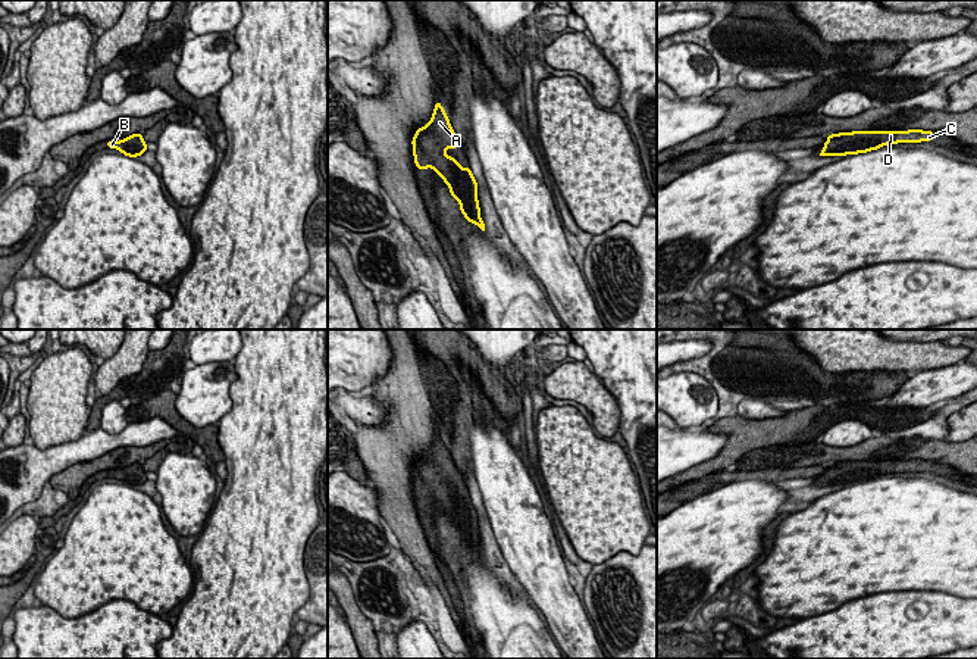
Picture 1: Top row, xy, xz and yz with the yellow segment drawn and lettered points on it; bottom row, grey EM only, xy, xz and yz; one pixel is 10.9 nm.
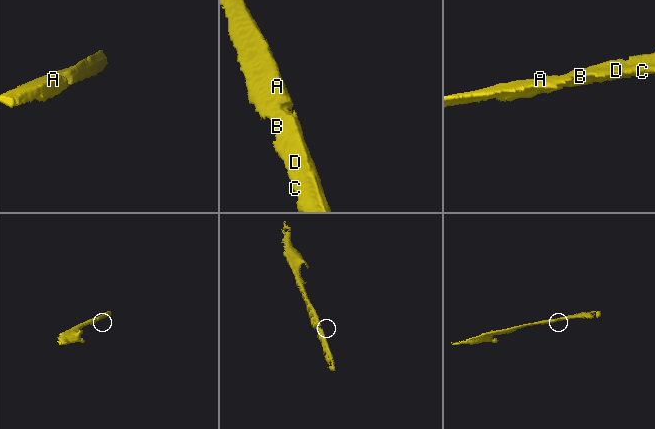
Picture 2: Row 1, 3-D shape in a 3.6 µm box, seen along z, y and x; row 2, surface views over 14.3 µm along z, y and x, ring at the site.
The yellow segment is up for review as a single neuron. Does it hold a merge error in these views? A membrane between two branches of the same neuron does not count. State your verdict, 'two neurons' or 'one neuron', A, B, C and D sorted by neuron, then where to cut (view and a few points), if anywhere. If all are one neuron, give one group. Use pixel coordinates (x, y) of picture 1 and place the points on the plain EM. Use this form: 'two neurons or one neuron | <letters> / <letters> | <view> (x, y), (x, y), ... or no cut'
one neuron | A B C D | no cut

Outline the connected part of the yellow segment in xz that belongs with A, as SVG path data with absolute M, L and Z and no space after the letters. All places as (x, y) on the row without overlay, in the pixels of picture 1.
M439 430L435 431L430 452L414 462L411 474L416 497L436 500L450 516L453 528L460 532L463 546L479 555L482 562L486 562L485 552L480 549L477 512L470 497L461 497L455 487L445 482L447 478L461 477L461 471L455 466Z

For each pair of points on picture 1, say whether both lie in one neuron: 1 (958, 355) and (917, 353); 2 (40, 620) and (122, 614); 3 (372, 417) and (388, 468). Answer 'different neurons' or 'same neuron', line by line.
1: same neuron
2: same neuron
3: different neurons

